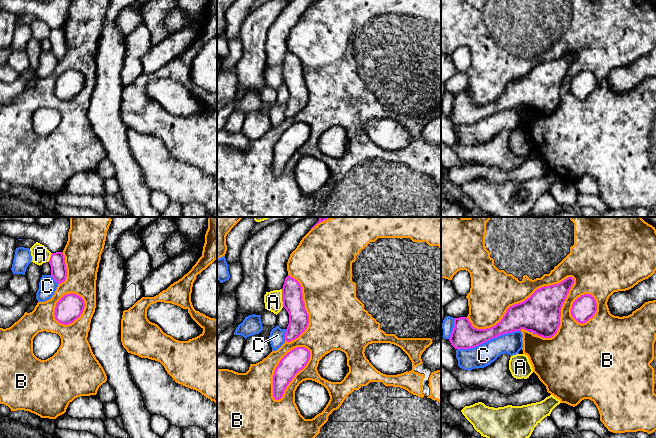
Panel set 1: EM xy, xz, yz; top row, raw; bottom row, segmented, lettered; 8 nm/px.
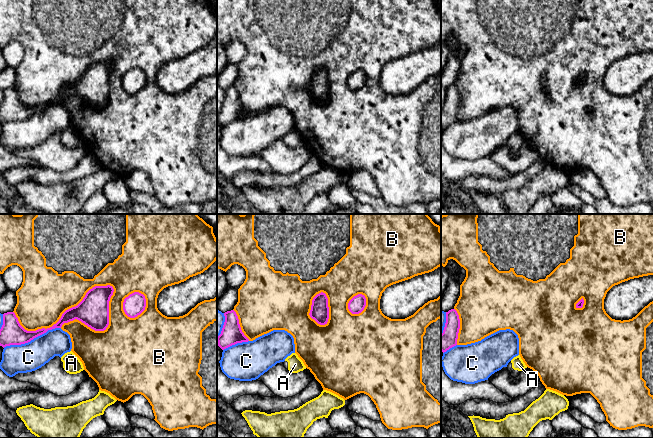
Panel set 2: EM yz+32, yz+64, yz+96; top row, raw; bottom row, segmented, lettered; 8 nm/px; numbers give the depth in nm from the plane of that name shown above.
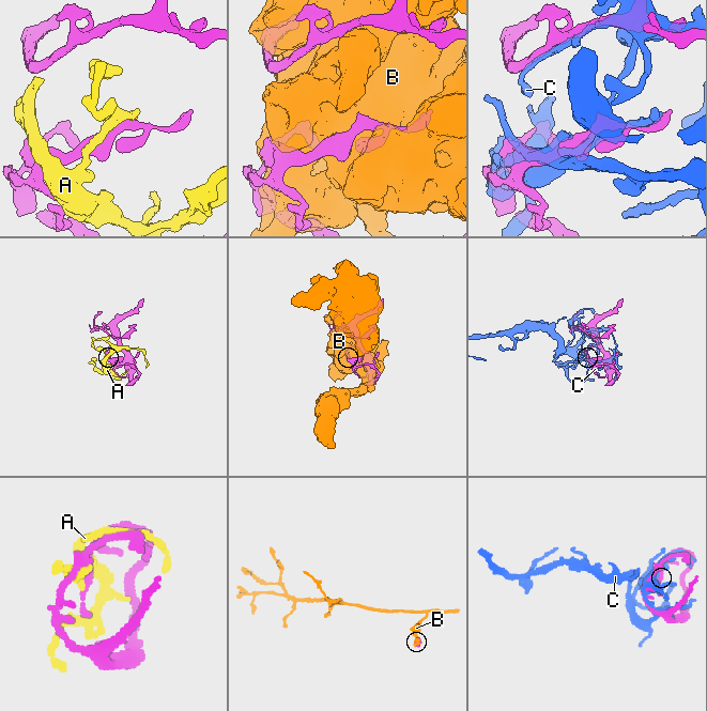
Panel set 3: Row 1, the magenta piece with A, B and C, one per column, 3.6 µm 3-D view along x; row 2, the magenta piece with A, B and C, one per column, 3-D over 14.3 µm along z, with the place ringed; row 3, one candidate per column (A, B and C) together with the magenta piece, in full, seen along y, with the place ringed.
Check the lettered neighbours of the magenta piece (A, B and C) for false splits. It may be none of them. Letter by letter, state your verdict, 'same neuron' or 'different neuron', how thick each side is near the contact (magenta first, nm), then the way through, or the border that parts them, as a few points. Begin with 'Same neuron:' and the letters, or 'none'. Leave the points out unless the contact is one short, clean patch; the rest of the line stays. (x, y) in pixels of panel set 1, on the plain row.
Same neuron: none
A: different neuron | 170/140 nm
B: different neuron | 320/360 nm
C: different neuron | 200/180 nm

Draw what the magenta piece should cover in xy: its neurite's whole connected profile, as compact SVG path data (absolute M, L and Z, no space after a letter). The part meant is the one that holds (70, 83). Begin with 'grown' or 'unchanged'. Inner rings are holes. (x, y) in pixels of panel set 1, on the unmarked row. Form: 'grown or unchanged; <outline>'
unchanged; M70 69L64 71L56 80L55 95L64 101L73 99L83 89L85 78L82 73Z

